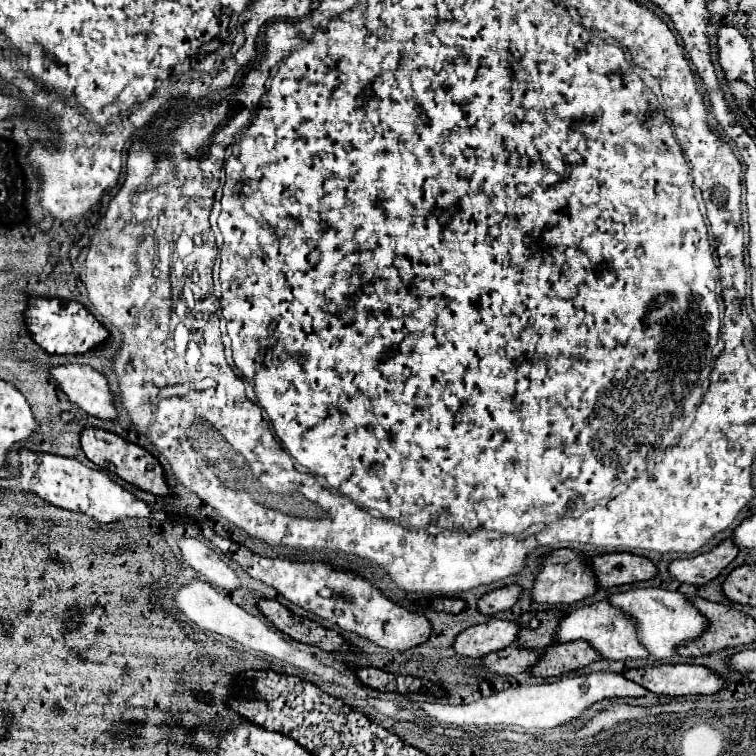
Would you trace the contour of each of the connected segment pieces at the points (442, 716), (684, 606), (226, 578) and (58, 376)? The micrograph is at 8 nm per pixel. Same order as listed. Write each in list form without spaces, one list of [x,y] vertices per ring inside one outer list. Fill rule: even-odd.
[[[591,673],[591,675],[575,675],[575,677],[559,677],[553,683],[539,683],[527,687],[511,687],[505,691],[493,691],[489,697],[479,697],[477,701],[463,705],[443,705],[421,701],[417,707],[429,715],[433,721],[447,727],[493,727],[493,725],[517,725],[523,729],[547,729],[567,721],[573,721],[581,715],[583,709],[613,697],[641,697],[647,689],[623,677],[621,673]]]
[[[633,587],[623,593],[613,593],[607,597],[607,603],[611,603],[611,607],[617,607],[621,613],[631,617],[635,621],[637,637],[649,651],[649,655],[655,655],[657,659],[665,661],[675,657],[677,645],[687,643],[707,627],[707,619],[693,607],[693,603],[687,601],[685,595],[665,591],[659,587]]]
[[[183,535],[179,539],[179,551],[187,565],[191,565],[199,575],[203,575],[211,585],[221,587],[225,591],[233,591],[239,587],[239,579],[233,569],[203,541],[195,537]]]
[[[75,363],[53,365],[49,367],[49,373],[71,403],[79,405],[83,411],[99,419],[115,419],[109,385],[101,373],[89,365]]]

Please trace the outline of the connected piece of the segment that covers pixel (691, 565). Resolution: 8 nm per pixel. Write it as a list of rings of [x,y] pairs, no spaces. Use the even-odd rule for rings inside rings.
[[[727,539],[713,547],[707,553],[699,553],[697,557],[689,559],[675,559],[669,563],[669,575],[675,577],[681,583],[691,585],[703,585],[711,579],[715,579],[723,567],[727,567],[735,557],[739,549],[733,547],[733,541]]]

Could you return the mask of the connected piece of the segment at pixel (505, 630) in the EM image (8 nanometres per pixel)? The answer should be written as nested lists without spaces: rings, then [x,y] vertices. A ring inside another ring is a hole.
[[[489,619],[489,623],[479,623],[461,631],[453,641],[453,651],[463,657],[483,657],[491,651],[509,647],[517,639],[517,625],[503,619]]]

